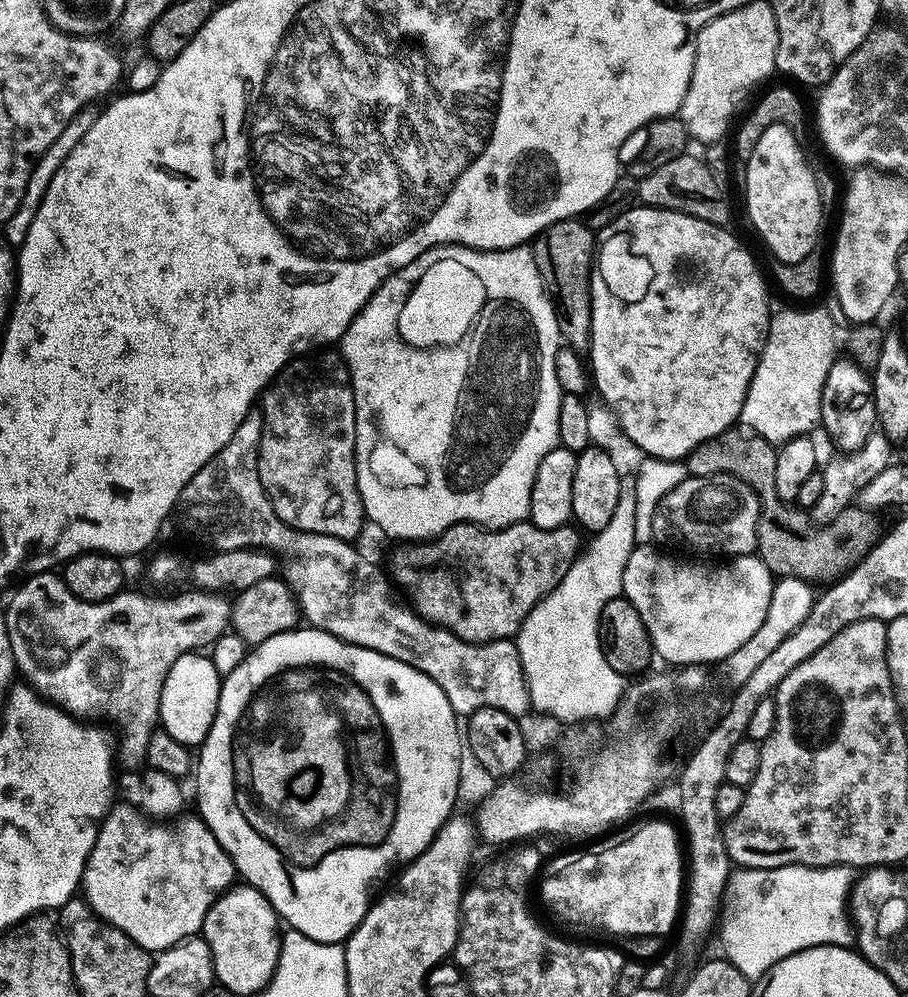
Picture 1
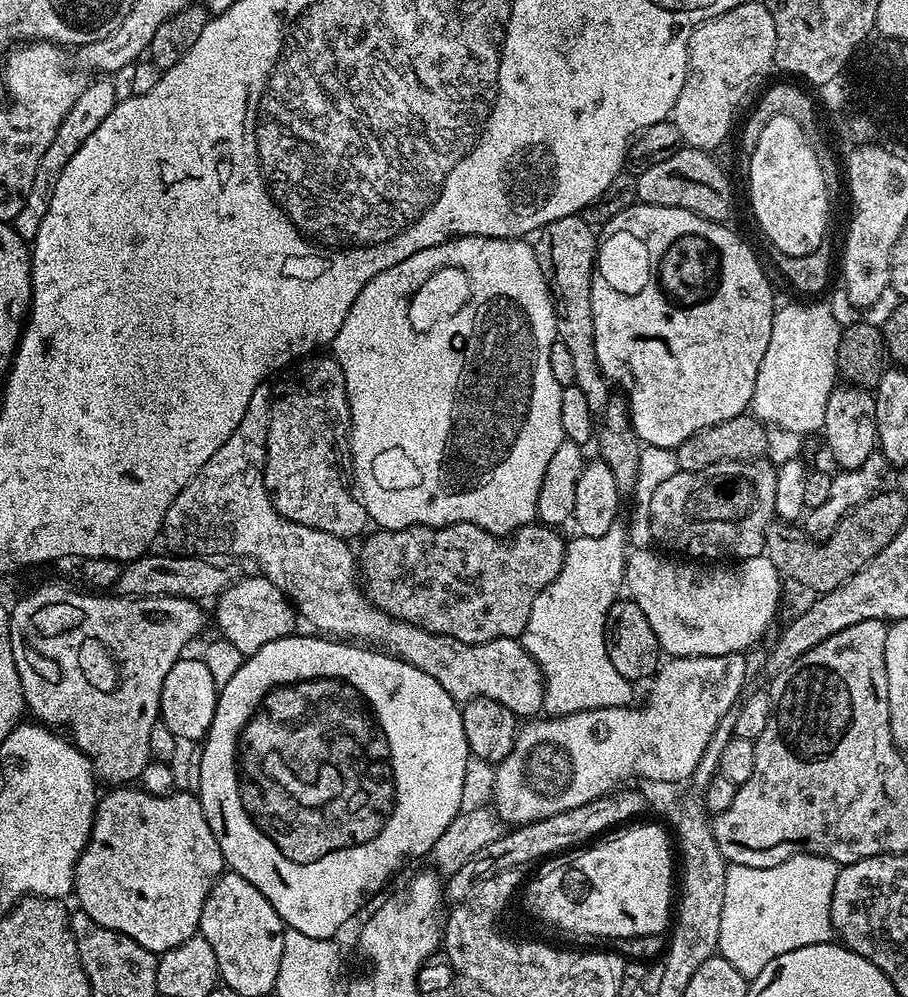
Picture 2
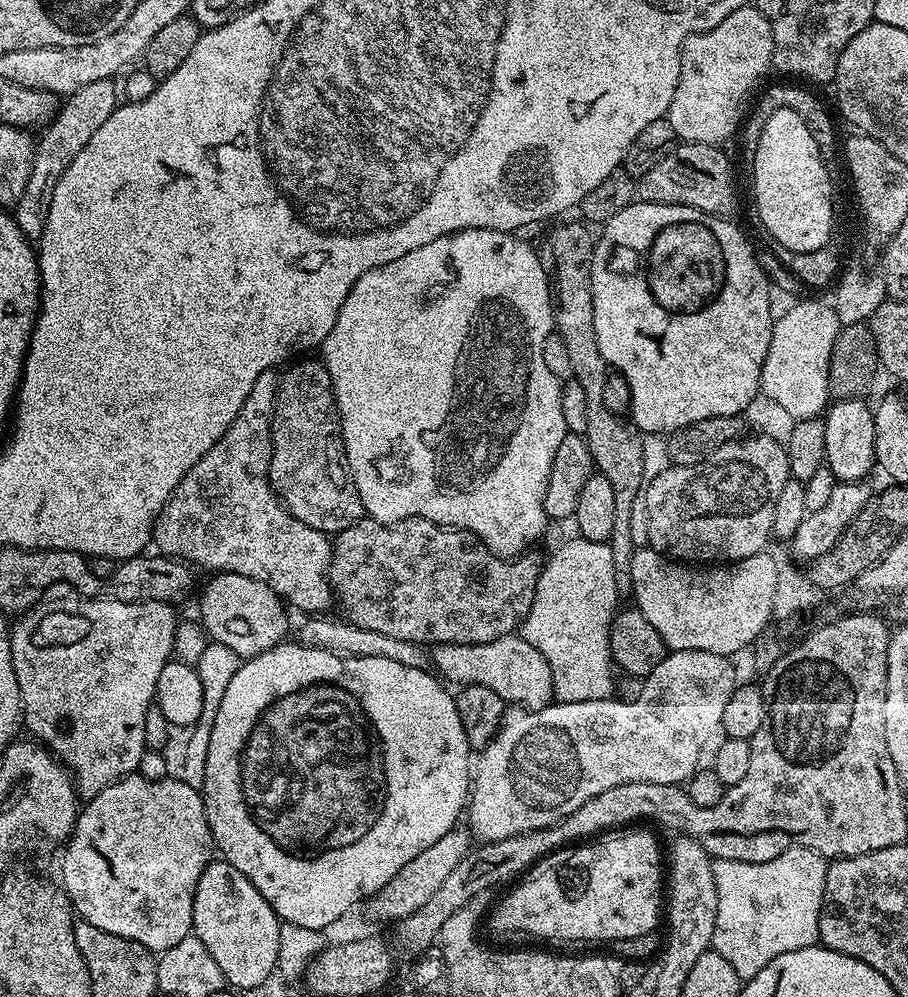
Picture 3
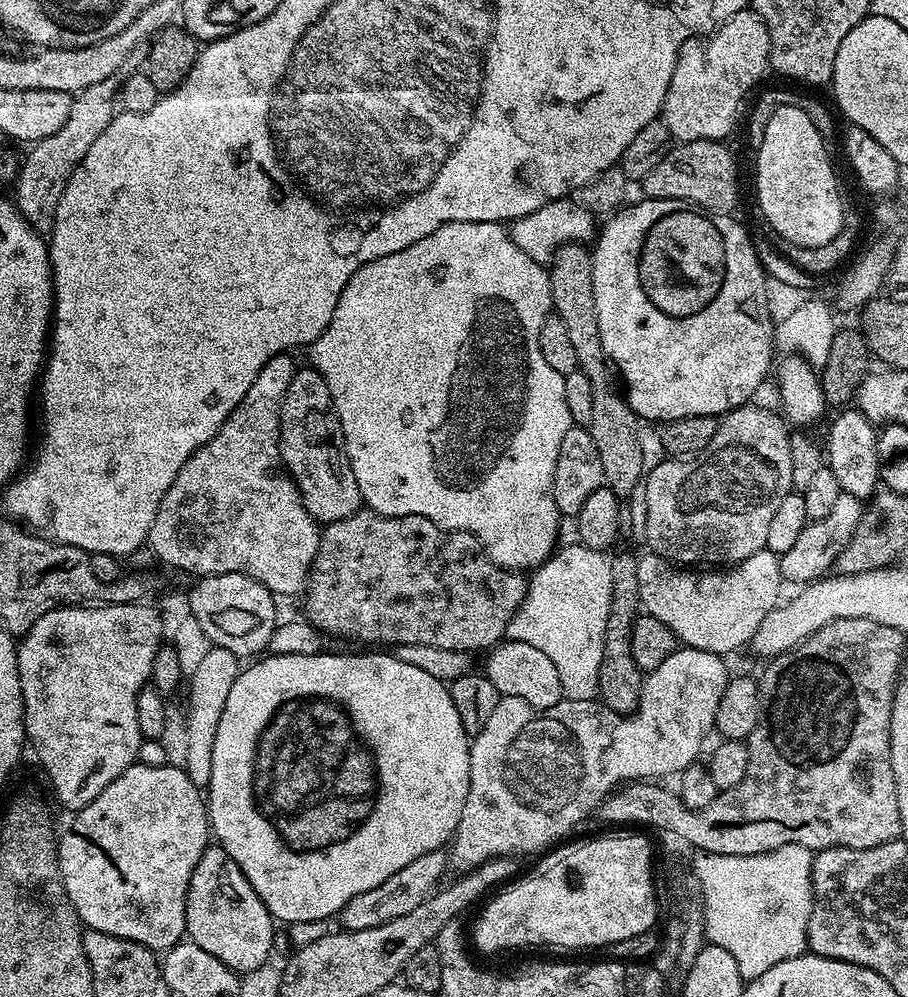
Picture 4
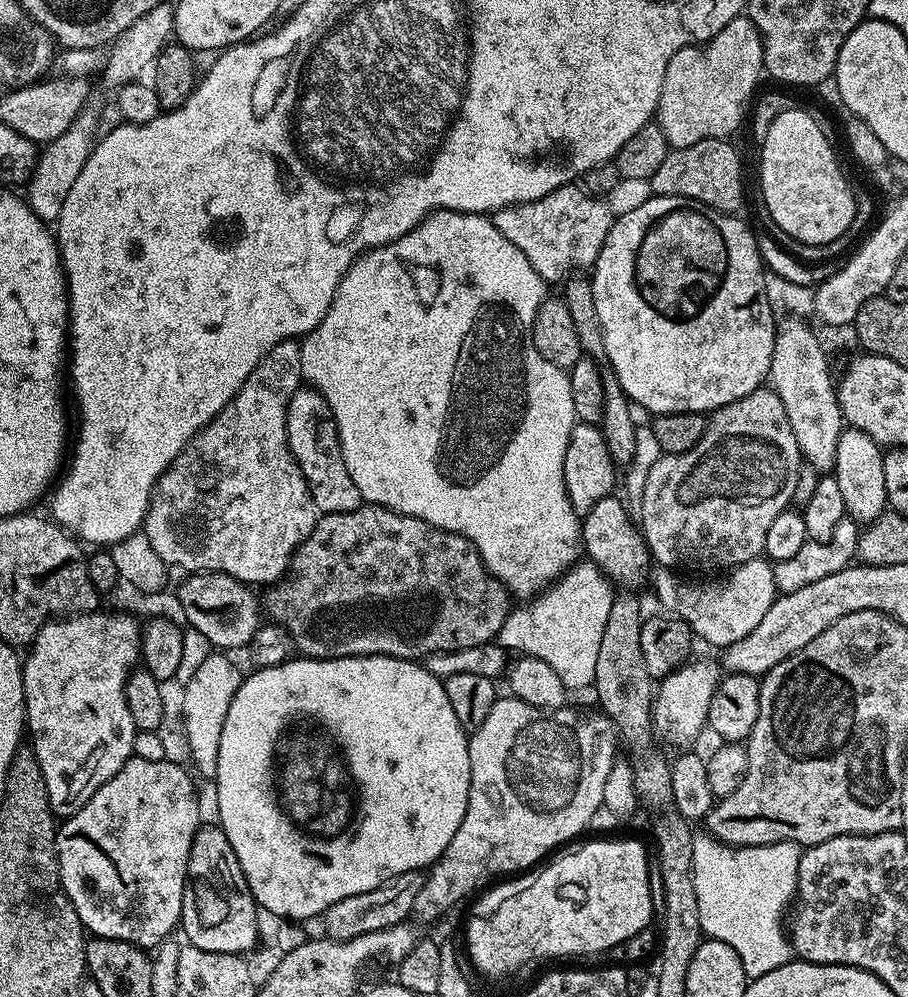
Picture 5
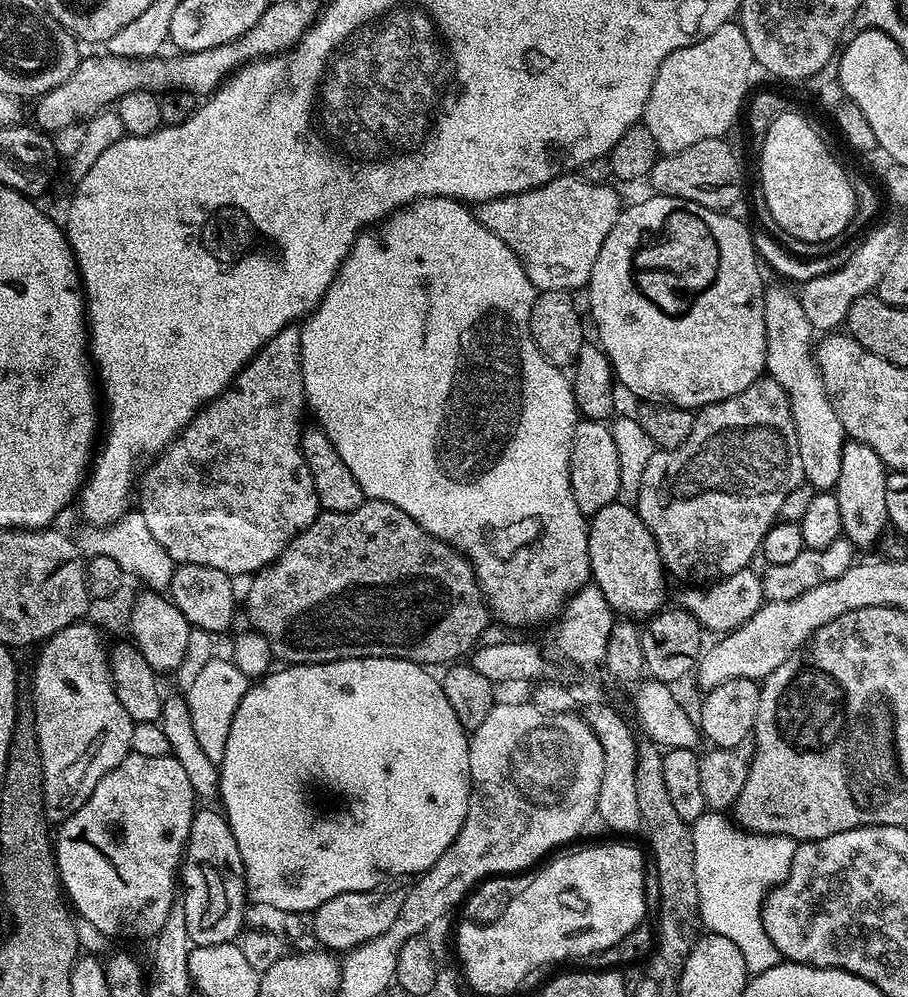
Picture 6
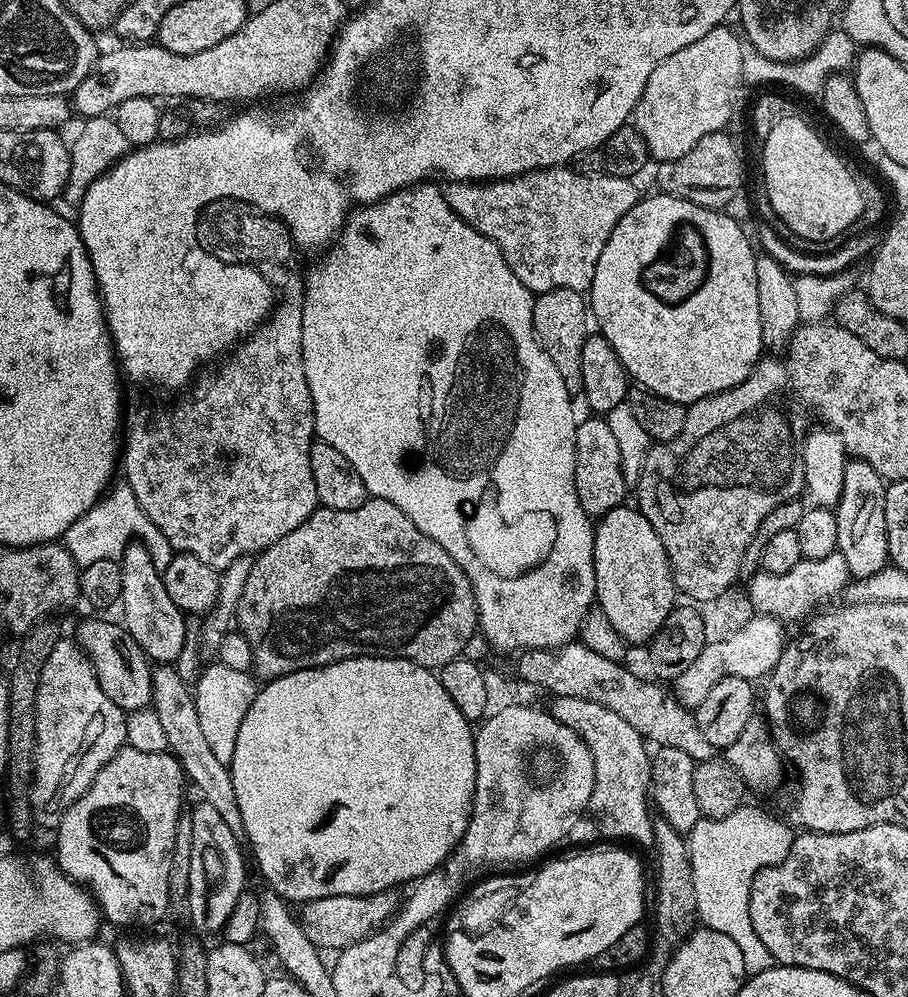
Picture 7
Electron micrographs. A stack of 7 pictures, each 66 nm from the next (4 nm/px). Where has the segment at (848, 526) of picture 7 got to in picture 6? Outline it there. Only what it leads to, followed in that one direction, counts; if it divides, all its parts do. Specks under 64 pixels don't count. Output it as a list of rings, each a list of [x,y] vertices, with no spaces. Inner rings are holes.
[[[849,439],[842,450],[842,468],[835,486],[838,506],[842,510],[843,539],[849,540],[853,549],[872,548],[876,539],[889,527],[886,514],[886,478],[882,458],[860,440]]]

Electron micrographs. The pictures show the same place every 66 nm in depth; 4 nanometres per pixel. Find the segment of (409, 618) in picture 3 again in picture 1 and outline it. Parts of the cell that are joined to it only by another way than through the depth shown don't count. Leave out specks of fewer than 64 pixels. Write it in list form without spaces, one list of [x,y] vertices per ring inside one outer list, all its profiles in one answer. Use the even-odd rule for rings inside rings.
[[[530,522],[511,524],[509,528],[481,528],[479,524],[455,524],[440,536],[423,542],[404,542],[392,556],[390,576],[397,589],[408,591],[410,606],[424,620],[438,628],[450,630],[458,638],[471,644],[485,644],[491,640],[512,640],[526,622],[526,614],[570,570],[582,551],[581,529],[565,526],[542,530]]]

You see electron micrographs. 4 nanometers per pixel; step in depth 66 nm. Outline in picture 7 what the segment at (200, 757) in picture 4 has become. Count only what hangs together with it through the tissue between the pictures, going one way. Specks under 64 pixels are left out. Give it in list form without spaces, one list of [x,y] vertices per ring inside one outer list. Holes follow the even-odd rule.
[[[212,662],[207,666],[209,668],[205,667],[194,680],[198,724],[202,726],[203,736],[206,737],[212,753],[228,766],[234,758],[234,742],[238,742],[238,729],[242,726],[242,718],[246,718],[246,710],[250,710],[254,702],[258,684],[248,672],[234,670],[219,662]]]

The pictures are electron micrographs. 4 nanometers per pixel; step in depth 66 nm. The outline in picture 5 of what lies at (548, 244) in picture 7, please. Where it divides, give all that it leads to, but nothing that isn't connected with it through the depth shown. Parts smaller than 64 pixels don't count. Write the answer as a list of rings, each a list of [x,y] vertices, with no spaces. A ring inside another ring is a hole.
[[[575,183],[562,186],[546,198],[538,198],[525,204],[511,204],[491,213],[490,219],[502,235],[522,254],[526,254],[530,266],[538,270],[545,282],[563,281],[565,278],[593,267],[606,242],[606,234],[610,234],[614,212],[608,209],[607,199],[594,196],[584,191]],[[585,268],[585,269],[584,269]]]

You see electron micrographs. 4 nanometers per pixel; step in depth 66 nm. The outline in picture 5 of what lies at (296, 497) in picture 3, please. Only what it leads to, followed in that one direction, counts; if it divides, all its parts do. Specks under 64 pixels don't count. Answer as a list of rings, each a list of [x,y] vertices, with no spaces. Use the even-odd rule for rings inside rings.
[[[301,386],[290,398],[290,406],[286,414],[288,449],[294,454],[306,478],[306,486],[310,490],[312,501],[324,514],[349,512],[360,507],[362,503],[358,486],[354,486],[354,478],[350,478],[350,470],[346,470],[344,448],[340,445],[336,433],[332,410],[317,388]]]

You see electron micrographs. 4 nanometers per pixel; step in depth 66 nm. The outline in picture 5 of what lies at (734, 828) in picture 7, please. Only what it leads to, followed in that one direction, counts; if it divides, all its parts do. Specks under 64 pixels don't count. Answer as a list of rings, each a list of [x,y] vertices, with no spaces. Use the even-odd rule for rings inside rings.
[[[707,834],[692,837],[692,873],[698,910],[701,914],[720,912],[718,938],[742,958],[742,970],[749,981],[762,978],[762,974],[778,970],[778,966],[786,966],[794,959],[784,911],[797,895],[801,851],[801,845],[794,842],[735,848]]]

